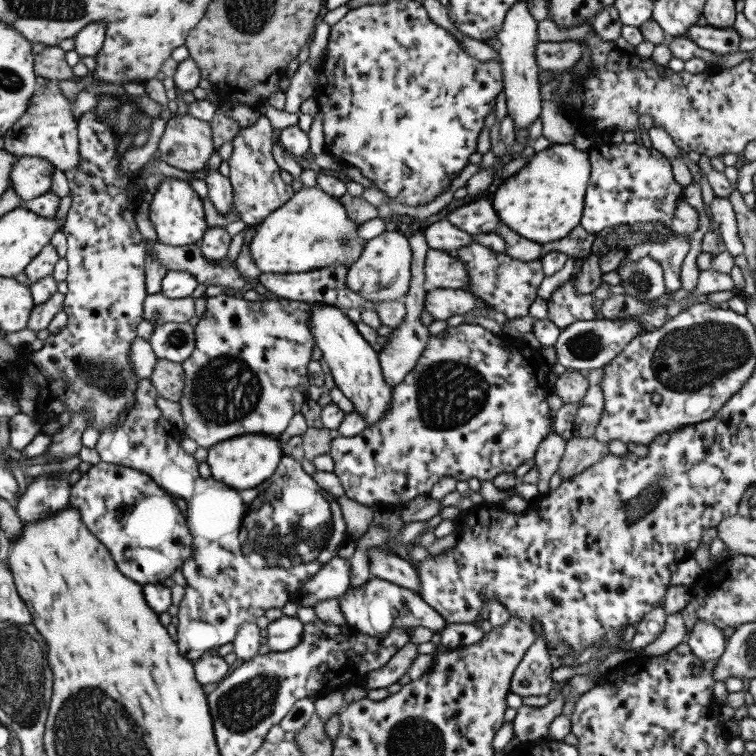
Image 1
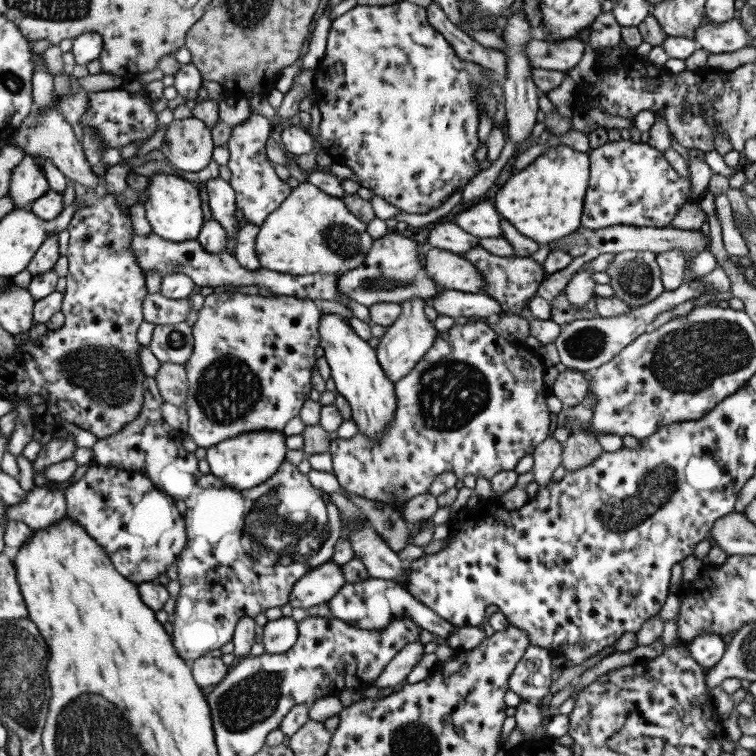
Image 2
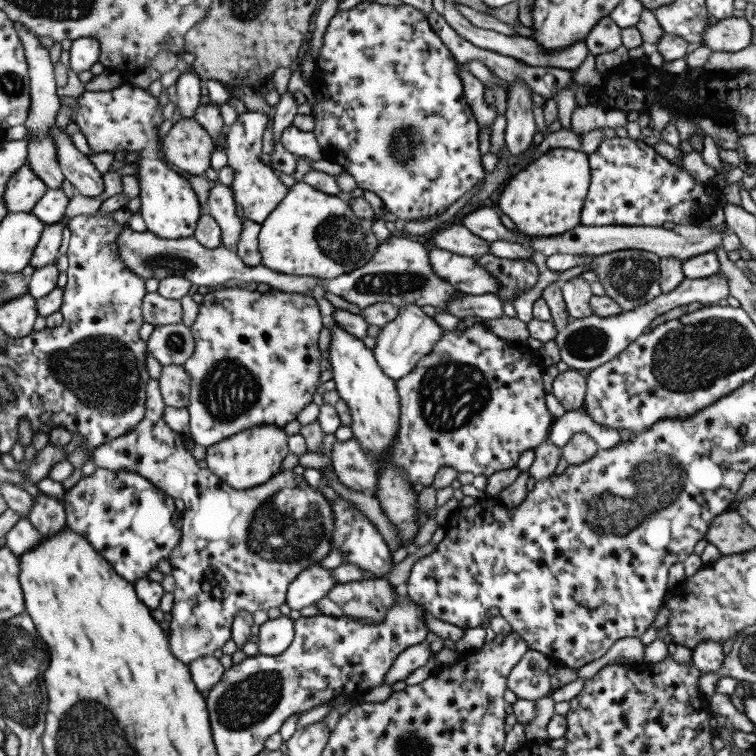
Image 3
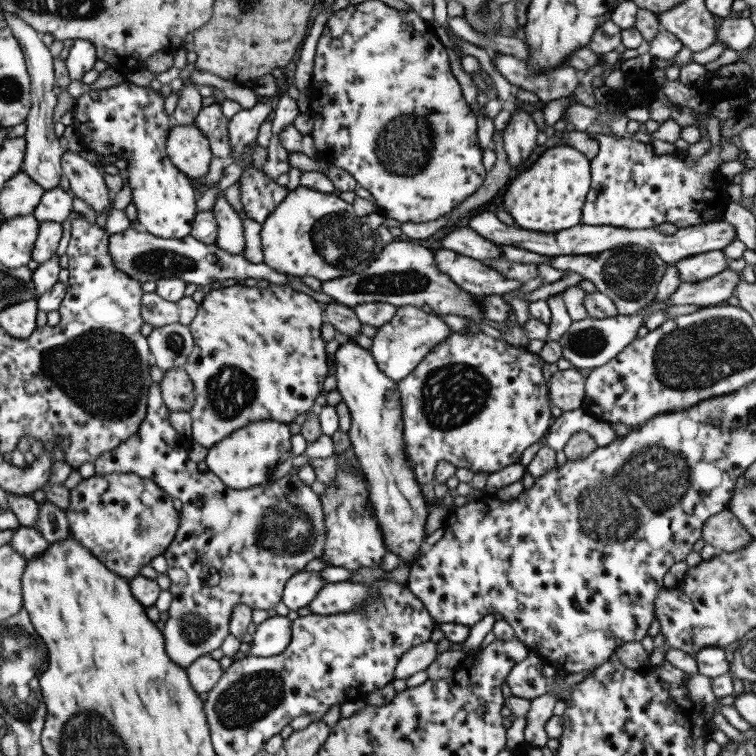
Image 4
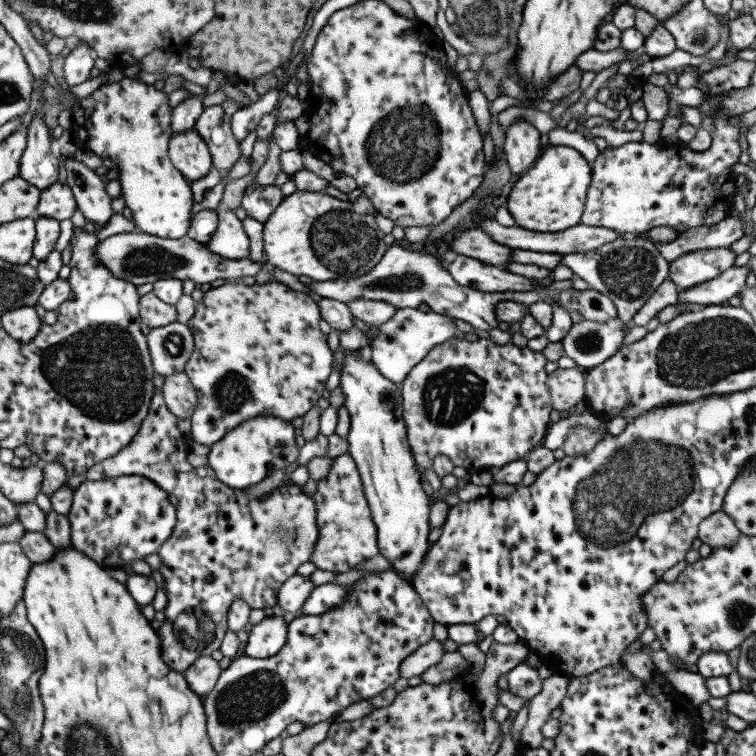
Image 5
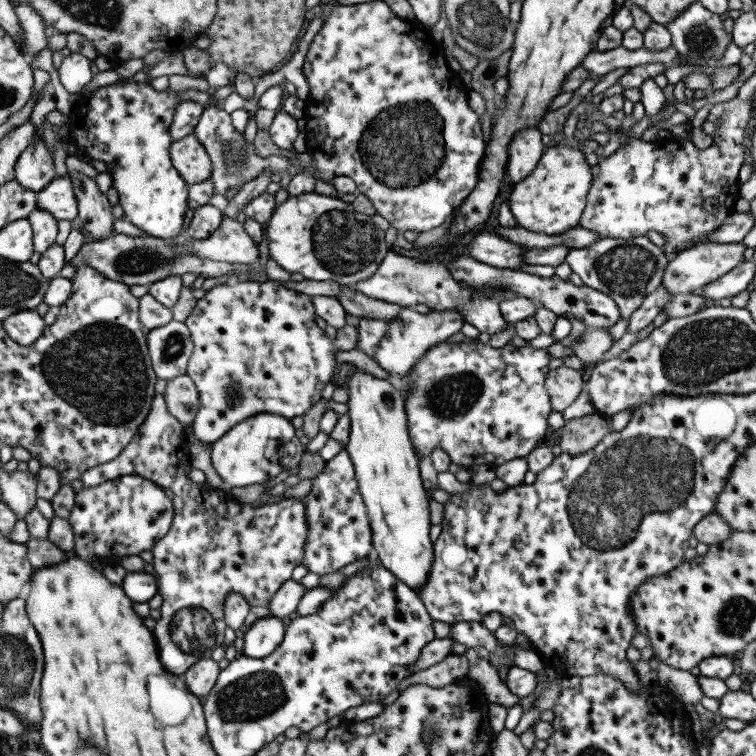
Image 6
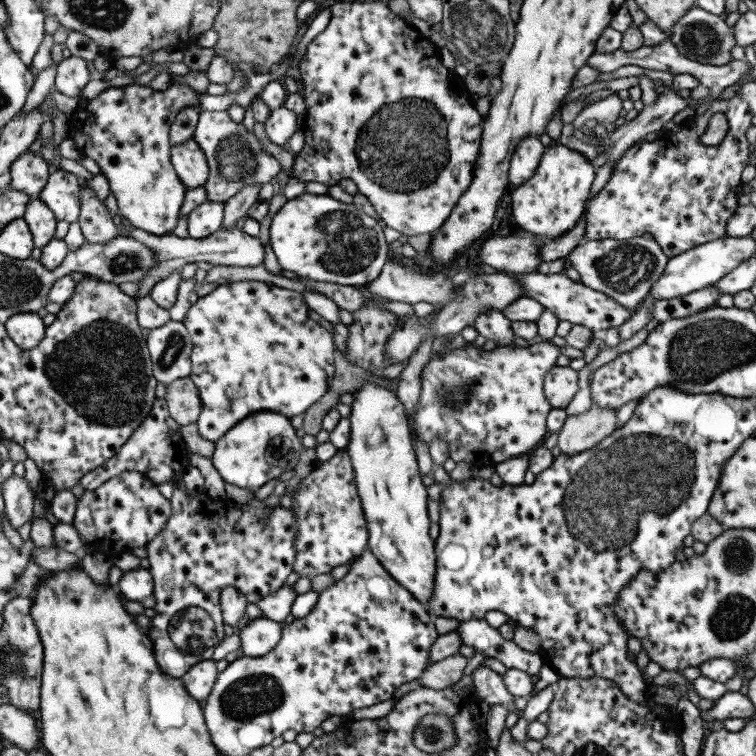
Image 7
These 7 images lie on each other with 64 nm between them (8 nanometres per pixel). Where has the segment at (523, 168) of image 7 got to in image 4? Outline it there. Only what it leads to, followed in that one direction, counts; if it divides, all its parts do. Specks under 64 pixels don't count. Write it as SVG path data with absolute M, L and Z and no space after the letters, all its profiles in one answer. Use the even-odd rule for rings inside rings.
M517 107L515 110L509 115L511 119L501 135L509 164L514 168L524 164L532 156L539 132L534 119L530 117L530 112Z

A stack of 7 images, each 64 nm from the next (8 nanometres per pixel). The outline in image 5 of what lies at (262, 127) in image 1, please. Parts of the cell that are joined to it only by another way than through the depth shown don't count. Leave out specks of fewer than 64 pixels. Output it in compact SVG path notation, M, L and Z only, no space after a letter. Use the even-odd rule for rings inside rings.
M272 89L263 94L258 101L238 109L231 115L231 131L236 135L239 143L248 137L251 130L257 130L264 114L276 111L283 94L283 89ZM254 181L243 194L241 206L246 211L248 217L264 223L268 217L275 211L277 206L284 198L282 191L276 185L259 186Z

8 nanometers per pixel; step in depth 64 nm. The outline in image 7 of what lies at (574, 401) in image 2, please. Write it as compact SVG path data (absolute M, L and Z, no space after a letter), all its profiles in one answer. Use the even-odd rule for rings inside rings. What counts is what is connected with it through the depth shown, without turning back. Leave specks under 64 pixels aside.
M554 366L545 376L543 391L552 408L566 408L578 392L578 372L569 366Z

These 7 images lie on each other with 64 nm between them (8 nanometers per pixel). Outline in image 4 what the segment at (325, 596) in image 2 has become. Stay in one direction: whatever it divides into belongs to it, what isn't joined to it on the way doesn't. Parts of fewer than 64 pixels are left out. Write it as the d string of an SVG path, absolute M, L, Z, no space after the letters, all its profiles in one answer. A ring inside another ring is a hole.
M298 571L286 581L282 602L289 610L298 610L309 606L318 591L326 584L316 571Z

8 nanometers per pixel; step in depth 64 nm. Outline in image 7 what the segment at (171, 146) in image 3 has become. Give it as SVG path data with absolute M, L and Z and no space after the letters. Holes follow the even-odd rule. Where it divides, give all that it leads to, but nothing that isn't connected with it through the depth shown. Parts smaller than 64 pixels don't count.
M191 138L171 147L171 163L187 189L203 186L209 175L209 166L198 143Z

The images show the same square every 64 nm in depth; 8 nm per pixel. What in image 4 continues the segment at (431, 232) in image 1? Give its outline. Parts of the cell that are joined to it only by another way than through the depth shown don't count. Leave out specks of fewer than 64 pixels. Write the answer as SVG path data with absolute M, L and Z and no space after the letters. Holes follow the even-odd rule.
M469 227L456 228L456 230L450 232L442 239L440 245L444 249L453 250L456 254L464 257L468 256L482 262L502 258L498 245L486 240L486 238L482 238Z

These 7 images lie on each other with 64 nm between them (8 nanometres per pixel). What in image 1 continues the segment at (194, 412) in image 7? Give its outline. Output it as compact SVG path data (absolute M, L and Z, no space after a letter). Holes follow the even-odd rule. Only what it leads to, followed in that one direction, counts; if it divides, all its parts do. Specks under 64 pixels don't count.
M157 358L150 382L158 391L159 396L166 400L179 403L183 397L184 370L180 363Z

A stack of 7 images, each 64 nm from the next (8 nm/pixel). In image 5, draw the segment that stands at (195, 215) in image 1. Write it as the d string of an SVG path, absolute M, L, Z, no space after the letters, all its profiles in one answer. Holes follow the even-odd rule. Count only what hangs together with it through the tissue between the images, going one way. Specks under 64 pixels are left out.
M124 77L118 82L100 85L90 96L78 100L70 129L81 148L92 150L100 158L110 158L115 164L115 176L120 181L125 208L131 210L138 231L162 239L180 239L189 230L192 218L190 209L194 201L190 191L191 182L171 163L168 156L169 140L173 133L173 108L168 103L168 97L168 93L159 91L154 84Z

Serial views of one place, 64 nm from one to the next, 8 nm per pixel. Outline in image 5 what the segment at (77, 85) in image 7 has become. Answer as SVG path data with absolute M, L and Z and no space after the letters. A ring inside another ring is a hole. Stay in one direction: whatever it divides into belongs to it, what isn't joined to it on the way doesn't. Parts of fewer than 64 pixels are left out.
M79 41L79 45L73 48L65 57L63 73L66 84L76 86L90 79L90 70L95 66L95 53L85 41Z

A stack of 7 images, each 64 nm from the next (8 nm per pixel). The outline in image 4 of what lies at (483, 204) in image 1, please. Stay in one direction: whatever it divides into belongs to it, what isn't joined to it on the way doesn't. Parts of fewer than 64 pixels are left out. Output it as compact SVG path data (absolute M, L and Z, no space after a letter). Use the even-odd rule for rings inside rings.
M482 209L472 213L468 227L472 231L476 231L476 234L482 238L486 238L498 246L508 245L531 250L531 252L548 258L567 255L594 255L618 248L618 246L638 244L638 246L644 246L644 248L650 248L652 252L656 252L665 264L674 264L682 258L688 258L688 256L696 256L696 254L704 254L704 252L712 252L712 250L723 250L733 241L736 241L734 226L723 219L713 223L680 228L672 236L661 234L656 227L630 230L614 226L589 226L582 222L580 225L568 228L568 230L560 230L554 234L542 234L541 232L506 226L498 219L496 211L483 211Z

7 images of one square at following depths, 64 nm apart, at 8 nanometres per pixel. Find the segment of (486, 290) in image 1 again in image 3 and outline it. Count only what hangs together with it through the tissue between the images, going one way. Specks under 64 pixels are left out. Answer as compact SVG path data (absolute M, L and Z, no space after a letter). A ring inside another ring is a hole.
M490 253L472 258L480 268L490 272L501 284L496 296L502 302L511 301L511 304L514 304L519 296L530 291L538 282L538 268L530 259L510 260Z

